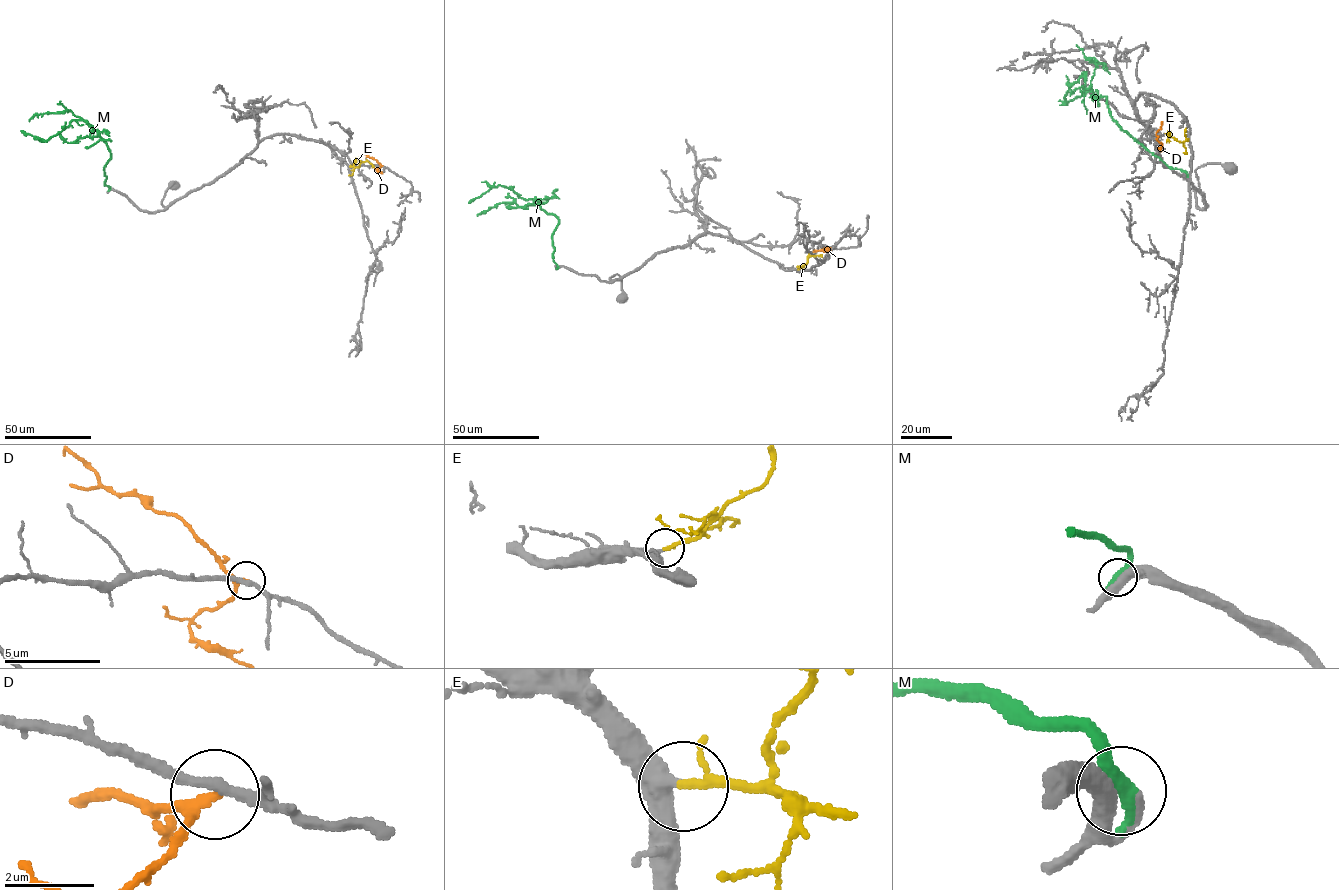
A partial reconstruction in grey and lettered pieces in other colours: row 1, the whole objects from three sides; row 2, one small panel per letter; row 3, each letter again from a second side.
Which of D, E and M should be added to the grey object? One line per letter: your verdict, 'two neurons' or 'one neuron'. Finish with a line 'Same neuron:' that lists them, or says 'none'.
D: two neurons
E: one neuron
M: one neuron
Same neuron: E, M

